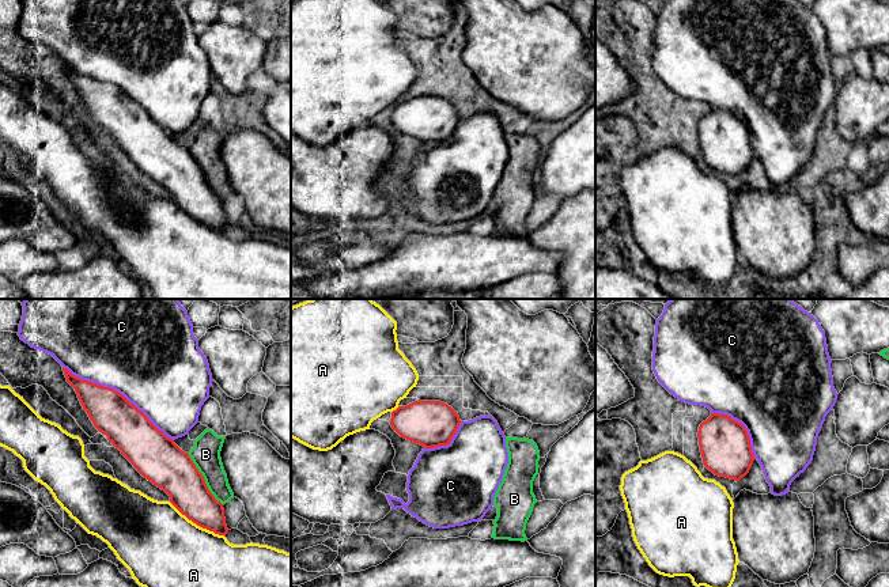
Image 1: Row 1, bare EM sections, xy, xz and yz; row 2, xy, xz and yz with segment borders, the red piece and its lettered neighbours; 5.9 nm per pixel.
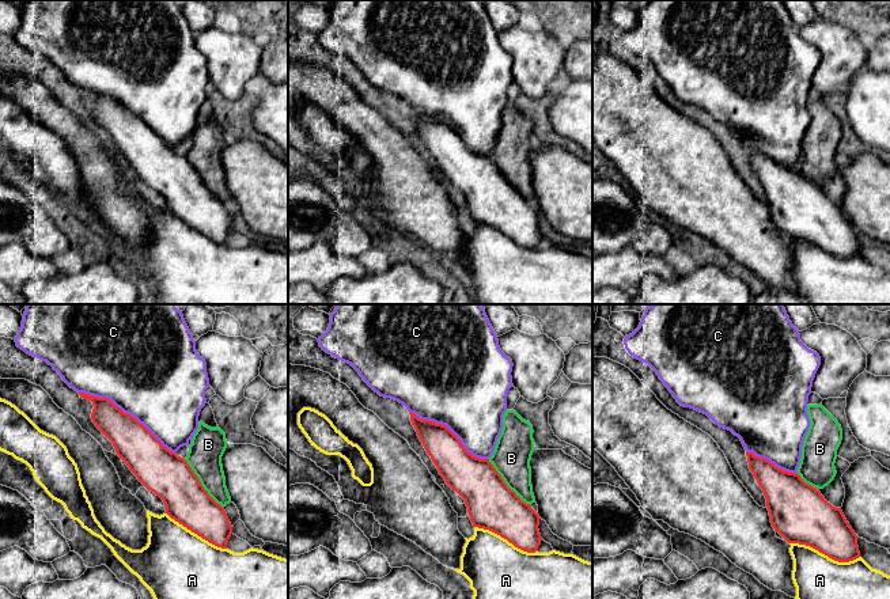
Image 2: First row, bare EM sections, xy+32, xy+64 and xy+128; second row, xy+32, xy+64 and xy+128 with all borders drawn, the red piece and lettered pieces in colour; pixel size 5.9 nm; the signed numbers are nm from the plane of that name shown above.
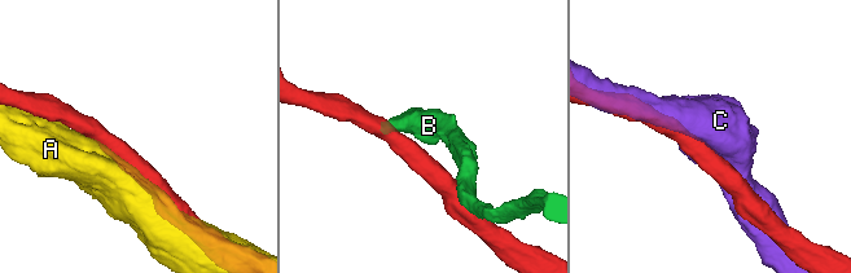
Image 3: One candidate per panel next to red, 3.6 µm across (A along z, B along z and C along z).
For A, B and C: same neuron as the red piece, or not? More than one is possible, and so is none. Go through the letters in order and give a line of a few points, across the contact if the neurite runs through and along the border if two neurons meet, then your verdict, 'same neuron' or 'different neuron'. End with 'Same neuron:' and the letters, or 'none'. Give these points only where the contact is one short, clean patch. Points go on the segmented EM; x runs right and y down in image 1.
A: different neuron
B: different neuron
C: same neuron
Same neuron: C

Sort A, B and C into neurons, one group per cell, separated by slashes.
A / B / C

